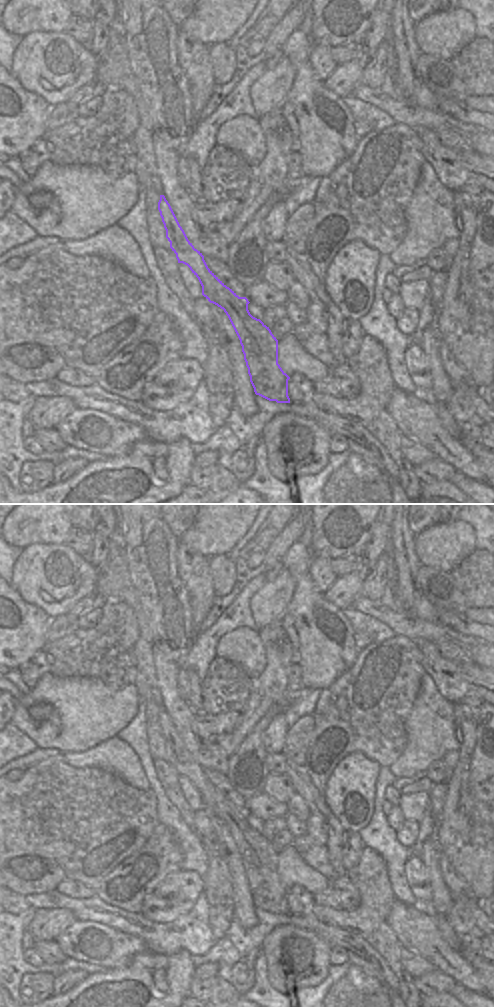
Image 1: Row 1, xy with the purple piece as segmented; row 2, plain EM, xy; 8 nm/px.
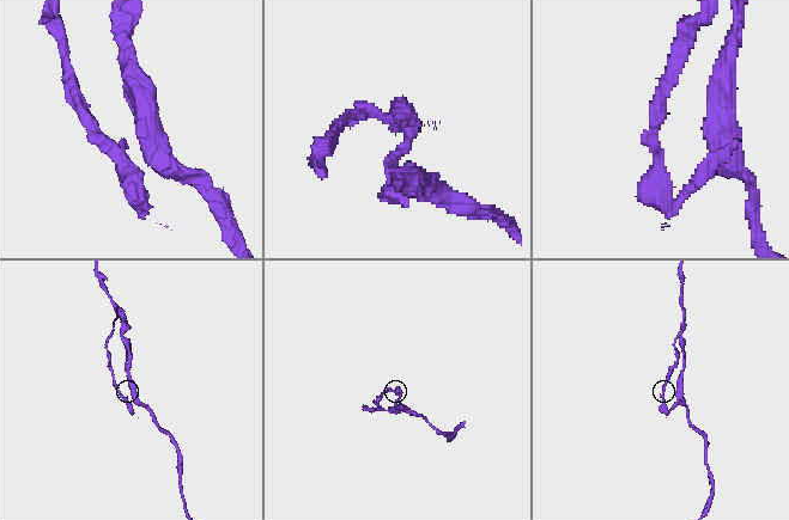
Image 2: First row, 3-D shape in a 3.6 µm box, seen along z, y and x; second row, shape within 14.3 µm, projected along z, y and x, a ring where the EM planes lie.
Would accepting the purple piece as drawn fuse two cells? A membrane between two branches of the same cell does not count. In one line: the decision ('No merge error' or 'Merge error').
Merge error

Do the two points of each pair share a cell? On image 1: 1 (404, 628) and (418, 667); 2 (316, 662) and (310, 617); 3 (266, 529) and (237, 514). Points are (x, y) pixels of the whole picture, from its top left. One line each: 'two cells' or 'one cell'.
1: two cells
2: one cell
3: two cells

